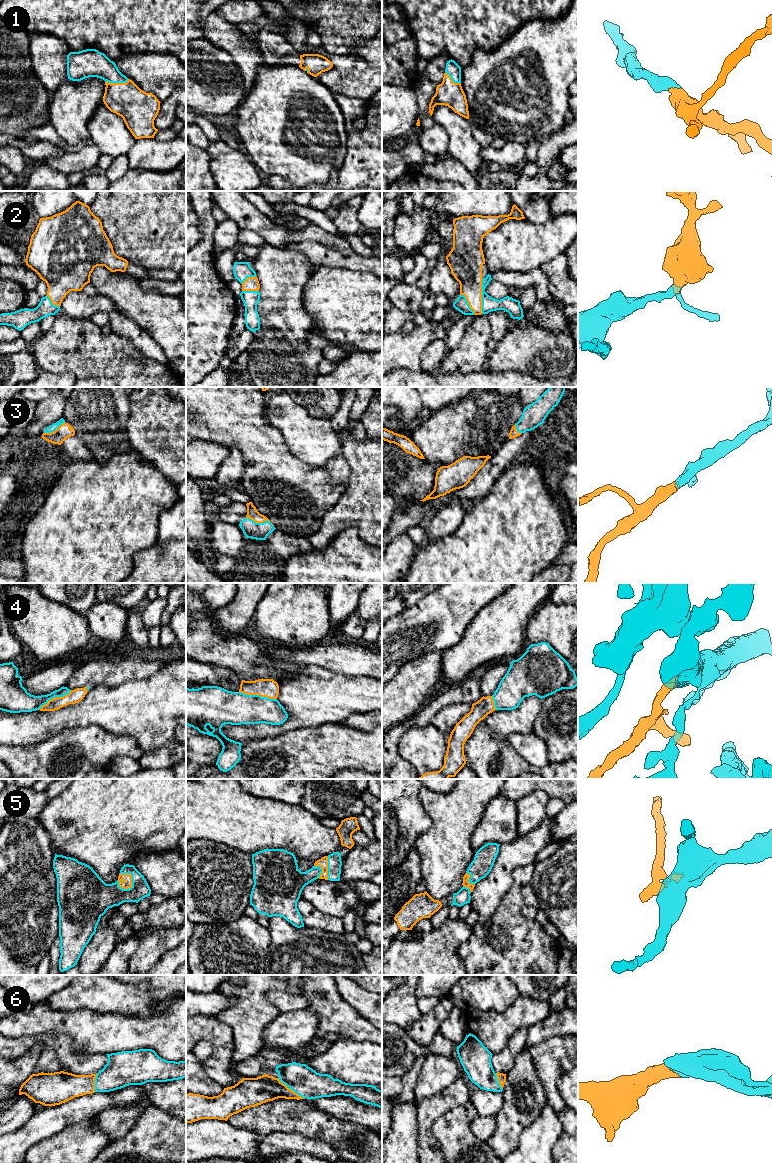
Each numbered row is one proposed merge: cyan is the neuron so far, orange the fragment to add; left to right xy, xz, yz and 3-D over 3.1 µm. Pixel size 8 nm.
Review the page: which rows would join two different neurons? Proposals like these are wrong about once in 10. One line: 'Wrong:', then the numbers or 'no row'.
Wrong: no row

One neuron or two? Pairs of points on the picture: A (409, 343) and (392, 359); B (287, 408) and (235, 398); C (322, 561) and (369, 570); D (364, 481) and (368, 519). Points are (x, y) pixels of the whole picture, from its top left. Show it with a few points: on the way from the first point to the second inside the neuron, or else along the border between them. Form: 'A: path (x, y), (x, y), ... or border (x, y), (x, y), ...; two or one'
A: path (405, 347), (396, 355); one
B: border (265, 403), (265, 418), (272, 427); two
C: path (334, 570), (357, 570); one
D: path (368, 490), (368, 510); one

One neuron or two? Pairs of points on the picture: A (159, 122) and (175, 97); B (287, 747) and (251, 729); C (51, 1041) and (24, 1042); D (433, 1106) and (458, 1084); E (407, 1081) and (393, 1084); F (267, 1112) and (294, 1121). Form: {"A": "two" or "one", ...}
{"A": "one", "B": "two", "C": "one", "D": "one", "E": "one", "F": "one"}

